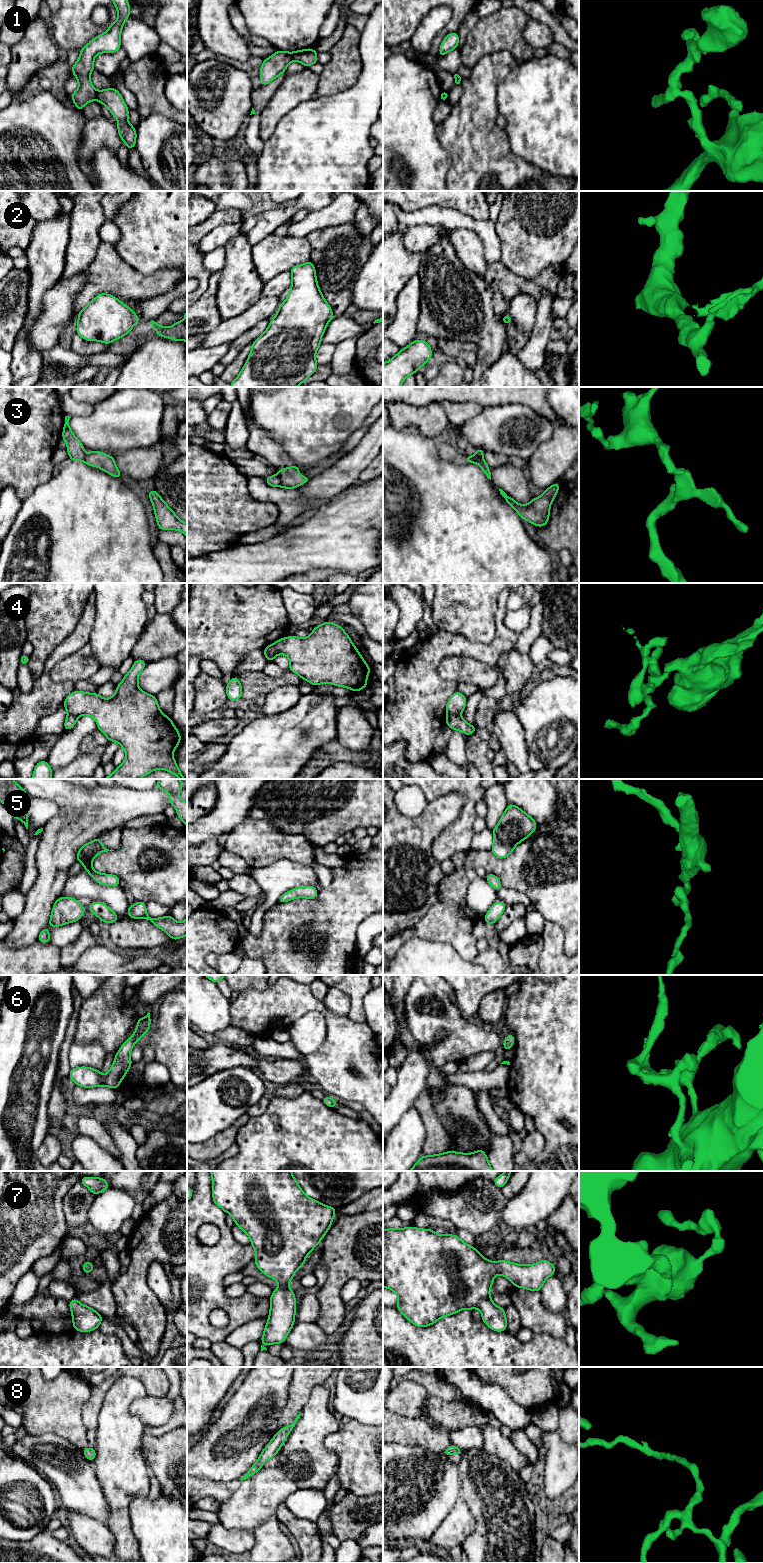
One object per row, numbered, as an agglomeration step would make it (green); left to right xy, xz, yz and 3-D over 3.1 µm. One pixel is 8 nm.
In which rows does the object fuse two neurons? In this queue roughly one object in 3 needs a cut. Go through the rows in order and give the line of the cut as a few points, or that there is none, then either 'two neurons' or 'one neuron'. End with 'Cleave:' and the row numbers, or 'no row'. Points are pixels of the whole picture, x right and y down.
1: cut xy (98, 92), (95, 98); two neurons
2: cut yz (509, 316), (507, 323); two neurons
3: cut xz (277, 475), (280, 479), (280, 485); two neurons
4: cut yz (458, 713), (448, 716); two neurons
5: cut none; one neuron
6: cut none; one neuron
7: cut none; one neuron
8: cut none; one neuron
Cleave: 1, 2, 3, 4

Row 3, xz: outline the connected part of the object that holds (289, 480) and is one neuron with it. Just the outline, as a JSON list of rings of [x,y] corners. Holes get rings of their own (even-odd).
[[[294,465],[278,470],[278,476],[281,479],[280,487],[286,489],[299,488],[302,483],[308,483],[310,477],[299,476],[297,473],[301,470],[300,467]]]

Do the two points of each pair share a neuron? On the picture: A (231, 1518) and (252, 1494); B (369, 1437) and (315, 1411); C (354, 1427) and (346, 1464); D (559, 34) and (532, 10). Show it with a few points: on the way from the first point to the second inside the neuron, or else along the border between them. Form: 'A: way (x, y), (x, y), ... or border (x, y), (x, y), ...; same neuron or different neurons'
A: way (237, 1512), (249, 1500); same neuron
B: border (342, 1424), (338, 1430), (330, 1433), (324, 1439); different neurons
C: way (354, 1436), (354, 1455); same neuron
D: way (555, 26), (540, 13); same neuron

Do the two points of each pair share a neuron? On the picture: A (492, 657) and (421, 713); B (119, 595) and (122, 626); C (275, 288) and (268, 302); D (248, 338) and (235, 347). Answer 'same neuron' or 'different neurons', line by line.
A: same neuron
B: same neuron
C: different neurons
D: same neuron

